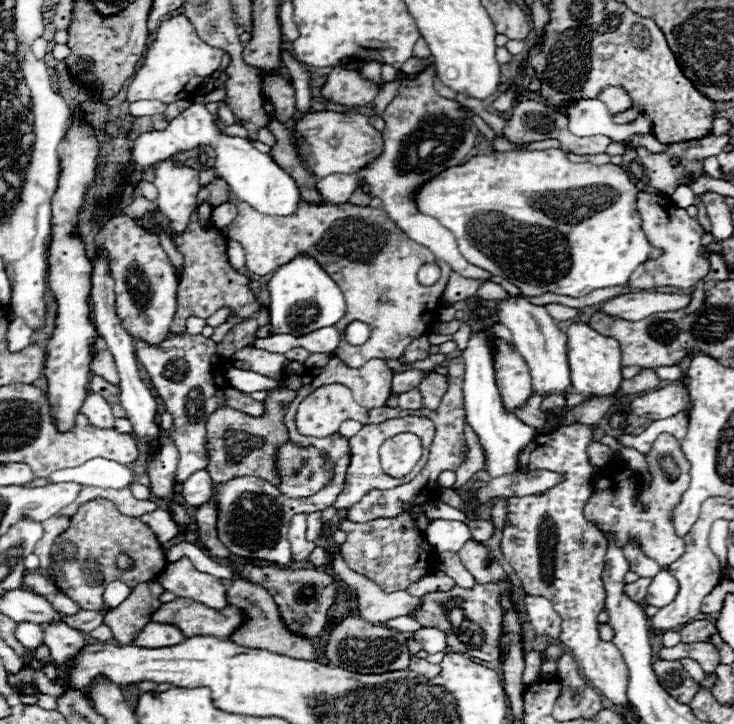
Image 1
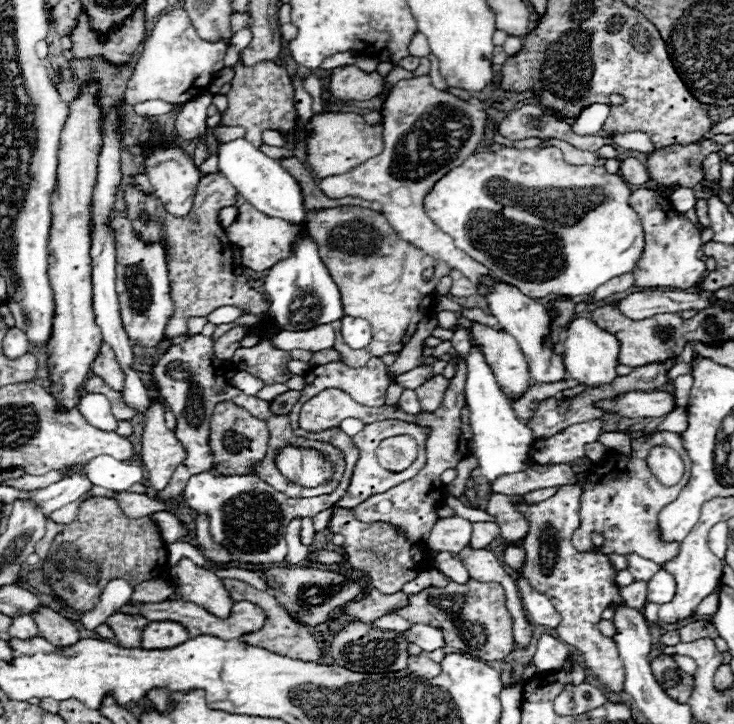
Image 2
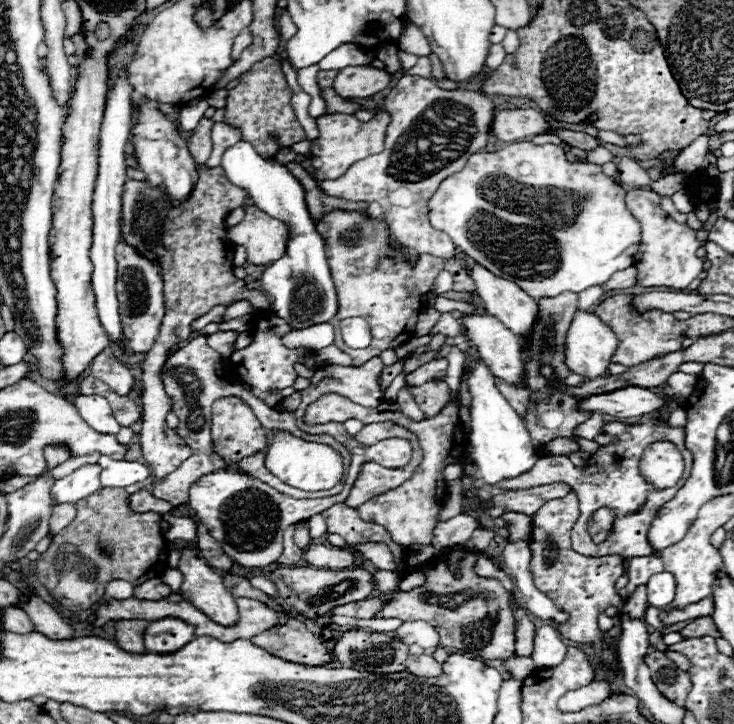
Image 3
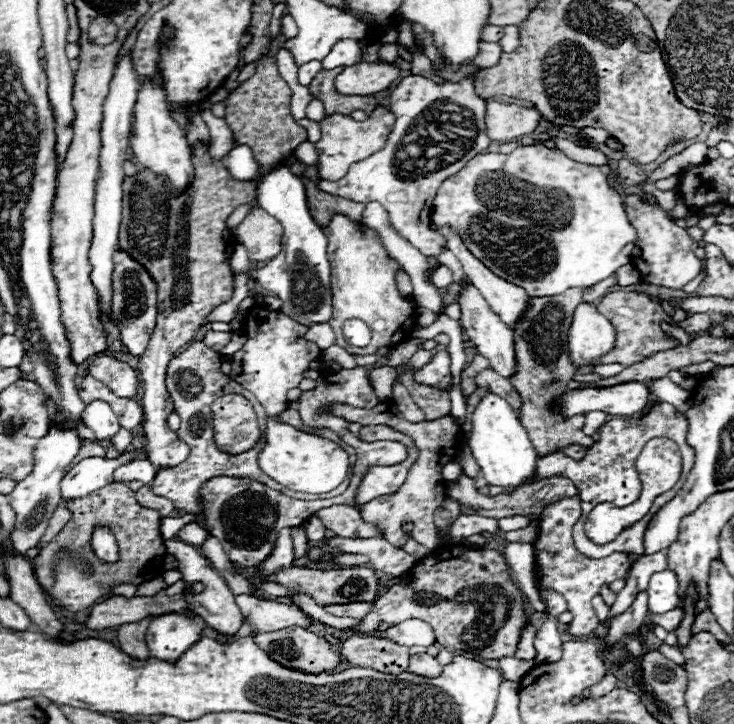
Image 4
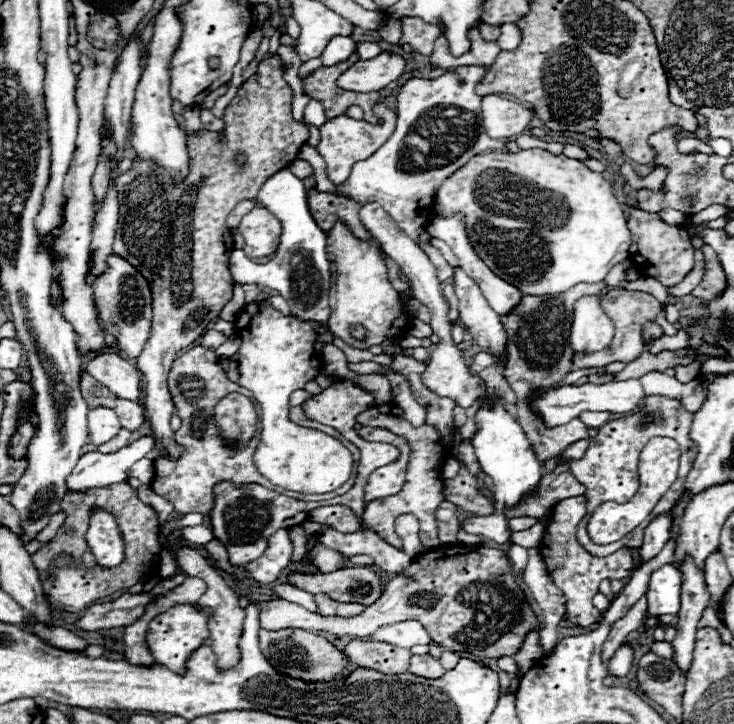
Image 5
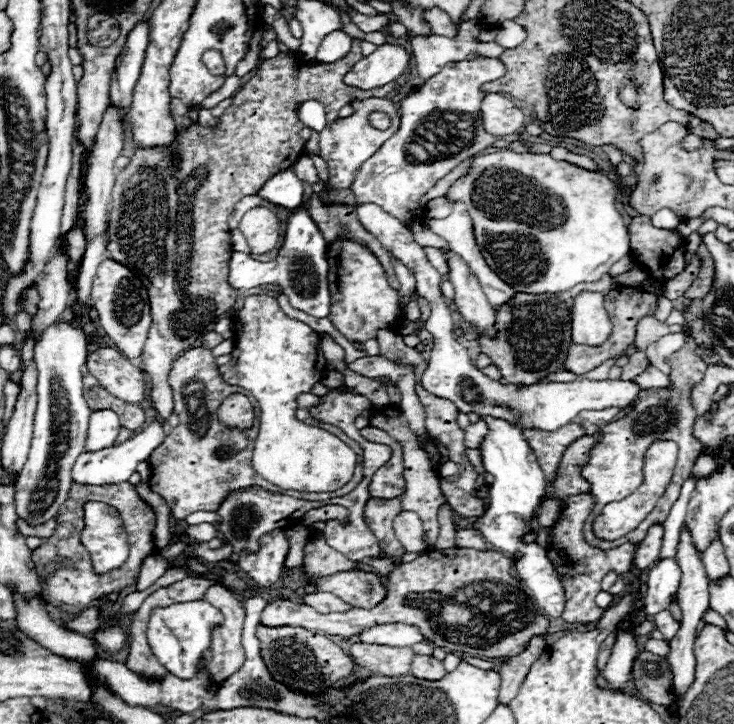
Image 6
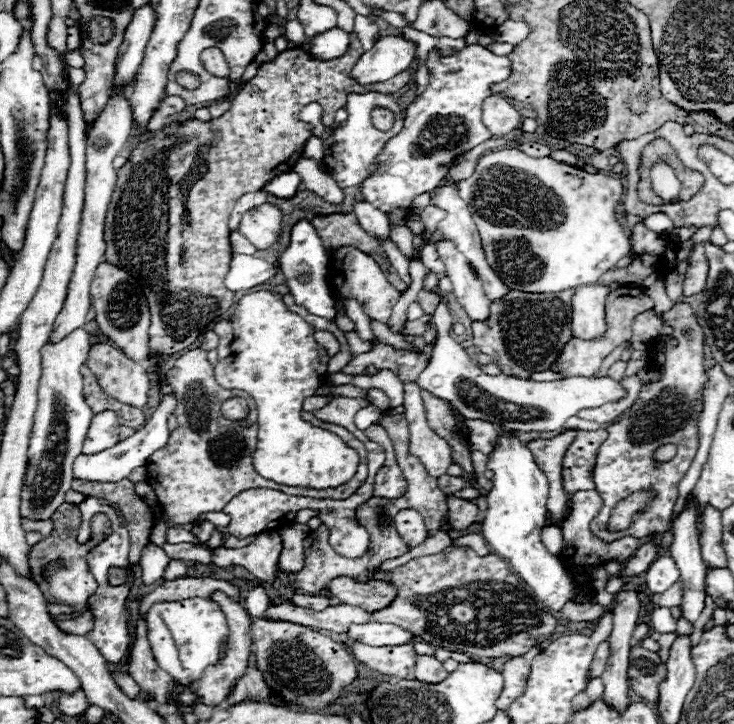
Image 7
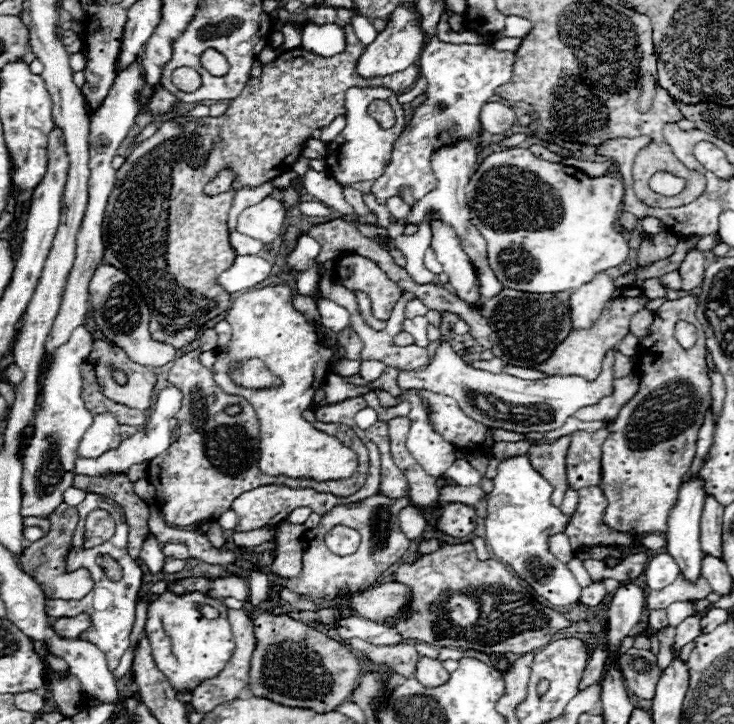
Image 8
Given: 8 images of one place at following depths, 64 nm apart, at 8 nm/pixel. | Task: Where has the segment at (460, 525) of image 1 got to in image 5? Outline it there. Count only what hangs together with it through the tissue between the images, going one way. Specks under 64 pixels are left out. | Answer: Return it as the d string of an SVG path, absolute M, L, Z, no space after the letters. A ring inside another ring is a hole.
M498 400L496 410L490 408L482 408L476 412L476 436L472 440L472 446L476 450L476 458L482 466L482 472L486 476L490 476L494 480L494 492L492 492L492 500L494 500L494 512L490 516L474 516L462 522L460 528L464 528L470 534L480 534L488 540L494 540L496 544L512 544L510 536L514 534L508 528L508 518L506 518L506 510L514 508L522 496L532 494L538 488L538 482L544 476L544 470L522 430L522 426L512 418L512 414L504 408L502 400Z

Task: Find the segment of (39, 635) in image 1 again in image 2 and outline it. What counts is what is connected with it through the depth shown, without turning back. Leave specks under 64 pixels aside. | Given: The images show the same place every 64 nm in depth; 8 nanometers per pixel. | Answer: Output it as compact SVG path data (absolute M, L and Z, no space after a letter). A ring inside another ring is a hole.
M14 616L10 624L10 636L18 636L22 640L38 636L38 628L30 616Z

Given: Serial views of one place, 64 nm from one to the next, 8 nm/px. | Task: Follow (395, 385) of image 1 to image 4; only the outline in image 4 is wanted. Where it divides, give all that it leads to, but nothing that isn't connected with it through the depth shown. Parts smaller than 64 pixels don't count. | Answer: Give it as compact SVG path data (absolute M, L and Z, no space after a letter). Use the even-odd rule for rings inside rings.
M440 350L432 356L432 360L416 372L416 382L426 384L438 390L450 390L452 388L452 372L450 372L450 352Z

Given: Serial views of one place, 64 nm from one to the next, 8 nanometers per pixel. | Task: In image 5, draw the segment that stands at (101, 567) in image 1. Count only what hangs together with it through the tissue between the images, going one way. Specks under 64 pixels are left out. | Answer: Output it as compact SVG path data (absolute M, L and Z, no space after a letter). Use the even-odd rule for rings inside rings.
M120 482L104 488L90 488L86 492L67 492L60 510L66 514L66 520L58 530L58 536L54 536L50 544L44 544L36 554L32 554L32 562L38 570L50 606L54 608L64 606L62 610L66 612L82 612L90 608L98 598L134 586L142 578L142 572L148 572L148 568L158 562L158 554L162 552L162 546L158 542L156 512L136 496L136 490L128 482ZM92 506L102 506L104 510L112 512L116 516L116 522L120 524L120 532L126 544L126 558L116 568L100 568L90 548L86 546L84 536L88 530Z

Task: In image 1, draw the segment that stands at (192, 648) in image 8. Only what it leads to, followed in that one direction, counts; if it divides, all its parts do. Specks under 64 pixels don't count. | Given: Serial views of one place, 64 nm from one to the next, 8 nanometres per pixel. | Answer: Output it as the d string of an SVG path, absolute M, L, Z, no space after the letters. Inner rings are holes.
M148 622L142 632L136 636L134 644L142 648L166 648L180 644L186 636L182 634L180 628L172 624L160 624L160 622Z

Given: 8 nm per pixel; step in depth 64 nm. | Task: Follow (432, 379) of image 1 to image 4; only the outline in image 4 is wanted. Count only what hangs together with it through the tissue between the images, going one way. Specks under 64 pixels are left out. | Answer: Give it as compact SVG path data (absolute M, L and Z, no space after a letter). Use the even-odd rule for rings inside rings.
M404 364L396 366L396 372L398 372L400 382L412 394L414 402L424 410L426 420L434 420L434 418L442 418L442 416L450 414L450 396L446 392L440 392L440 390L424 384L418 384L414 380L414 370L406 370Z

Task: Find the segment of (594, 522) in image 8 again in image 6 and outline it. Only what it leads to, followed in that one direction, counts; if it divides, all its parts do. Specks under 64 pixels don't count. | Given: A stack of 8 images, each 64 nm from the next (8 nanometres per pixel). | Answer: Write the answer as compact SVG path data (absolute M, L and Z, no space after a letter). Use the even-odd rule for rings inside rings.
M586 492L586 494L576 494L566 498L562 514L558 518L558 522L554 524L554 548L548 552L550 560L558 566L560 576L562 576L562 584L566 588L566 606L562 612L562 620L574 624L574 622L598 622L604 614L604 608L596 606L594 598L600 592L600 580L606 576L606 572L616 570L616 572L628 572L634 560L634 552L636 552L636 544L624 542L618 548L610 550L610 556L602 556L602 552L594 546L590 546L584 540L584 522L590 516L592 508L596 504L596 498Z

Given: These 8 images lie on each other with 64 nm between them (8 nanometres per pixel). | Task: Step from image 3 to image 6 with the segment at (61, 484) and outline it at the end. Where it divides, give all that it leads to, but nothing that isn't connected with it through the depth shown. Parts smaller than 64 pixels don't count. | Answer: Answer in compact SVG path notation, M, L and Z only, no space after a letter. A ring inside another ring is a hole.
M156 418L140 434L128 438L126 442L122 442L118 446L104 448L104 450L98 450L98 452L82 452L82 456L78 456L78 460L72 468L72 480L80 482L80 484L96 484L96 486L126 482L132 476L132 472L136 470L136 466L140 462L148 460L148 456L164 442L164 436L166 436L164 424Z

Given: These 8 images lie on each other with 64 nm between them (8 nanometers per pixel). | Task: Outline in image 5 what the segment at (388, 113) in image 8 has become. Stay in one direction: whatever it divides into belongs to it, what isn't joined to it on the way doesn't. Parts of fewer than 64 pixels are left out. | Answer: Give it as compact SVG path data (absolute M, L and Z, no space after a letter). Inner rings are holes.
M354 52L354 56L350 56L350 60L346 60L342 64L320 66L318 70L314 70L312 74L308 74L302 80L304 92L310 94L314 100L320 100L324 104L328 118L334 118L334 116L344 114L344 110L354 104L354 106L360 106L362 108L366 121L372 124L378 124L380 118L373 113L372 104L382 98L382 90L380 92L370 92L370 94L344 92L336 84L338 76L342 72L346 72L346 68L350 68L354 62L358 62L358 52Z

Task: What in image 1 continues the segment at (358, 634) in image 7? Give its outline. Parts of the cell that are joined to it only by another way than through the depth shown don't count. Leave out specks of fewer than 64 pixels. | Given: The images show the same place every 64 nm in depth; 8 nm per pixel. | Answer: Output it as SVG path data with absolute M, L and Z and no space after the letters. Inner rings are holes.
M424 626L424 628L416 630L416 632L412 634L412 638L414 638L414 640L422 646L422 650L428 652L428 654L444 652L444 648L448 646L448 644L446 644L446 634L444 634L442 630L438 630L438 628L428 628L428 626Z

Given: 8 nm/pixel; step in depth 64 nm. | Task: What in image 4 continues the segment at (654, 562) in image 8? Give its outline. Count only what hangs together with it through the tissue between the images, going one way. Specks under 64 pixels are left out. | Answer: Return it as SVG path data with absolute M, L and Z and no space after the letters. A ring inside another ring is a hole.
M668 568L662 572L656 572L650 578L646 594L648 594L648 606L652 614L664 614L678 608L680 606L678 576Z

